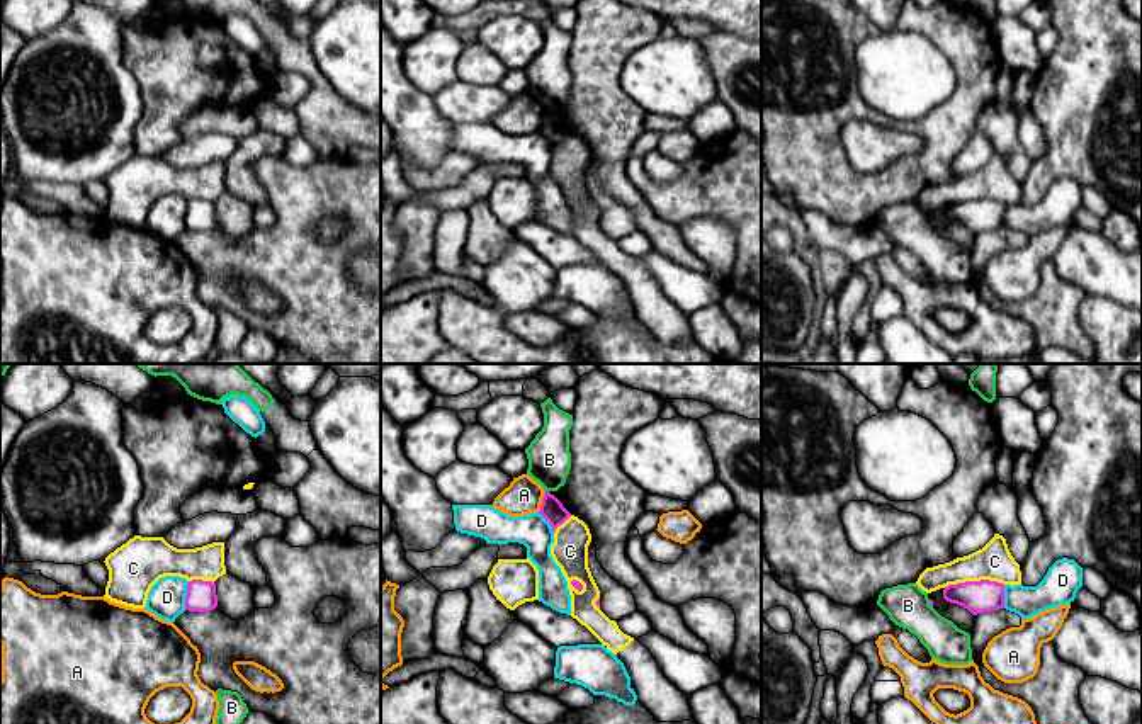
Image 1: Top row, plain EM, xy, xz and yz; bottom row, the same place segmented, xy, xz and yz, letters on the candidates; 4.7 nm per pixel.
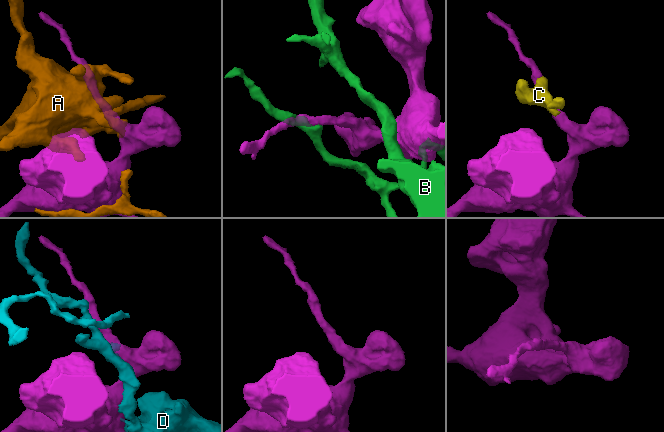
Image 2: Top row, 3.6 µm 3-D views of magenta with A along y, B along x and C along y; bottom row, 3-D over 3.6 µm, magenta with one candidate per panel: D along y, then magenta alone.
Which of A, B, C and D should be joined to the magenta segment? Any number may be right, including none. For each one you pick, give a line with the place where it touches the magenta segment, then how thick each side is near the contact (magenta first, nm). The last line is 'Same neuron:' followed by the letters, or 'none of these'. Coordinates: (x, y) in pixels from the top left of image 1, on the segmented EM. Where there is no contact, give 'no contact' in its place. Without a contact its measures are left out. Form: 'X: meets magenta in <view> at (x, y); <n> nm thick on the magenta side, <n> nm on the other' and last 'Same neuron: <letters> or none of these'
Same neuron: none of these

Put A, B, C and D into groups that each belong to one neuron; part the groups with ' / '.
A / B C / D

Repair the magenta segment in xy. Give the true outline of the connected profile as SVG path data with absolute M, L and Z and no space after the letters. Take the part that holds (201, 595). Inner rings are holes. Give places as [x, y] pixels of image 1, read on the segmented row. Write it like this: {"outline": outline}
{"outline": "M192 580L187 583L185 610L211 612L218 607L216 583Z"}

